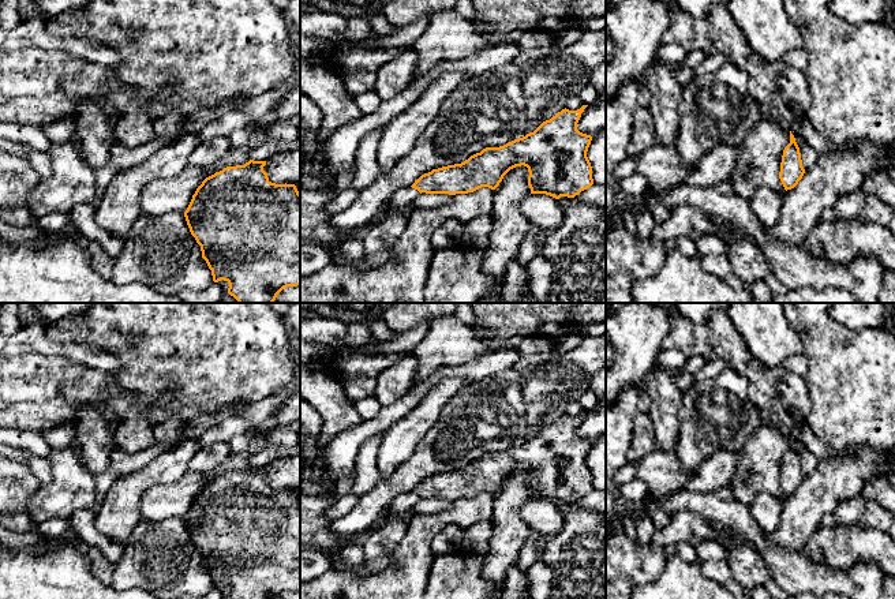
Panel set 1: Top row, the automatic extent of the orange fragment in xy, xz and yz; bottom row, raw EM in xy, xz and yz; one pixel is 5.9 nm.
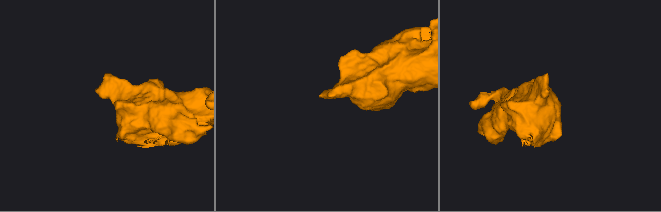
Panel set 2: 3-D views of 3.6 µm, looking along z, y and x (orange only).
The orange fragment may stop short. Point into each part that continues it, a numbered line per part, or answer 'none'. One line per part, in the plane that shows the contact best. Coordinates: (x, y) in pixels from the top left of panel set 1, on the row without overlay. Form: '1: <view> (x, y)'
1: yz (796, 435)

